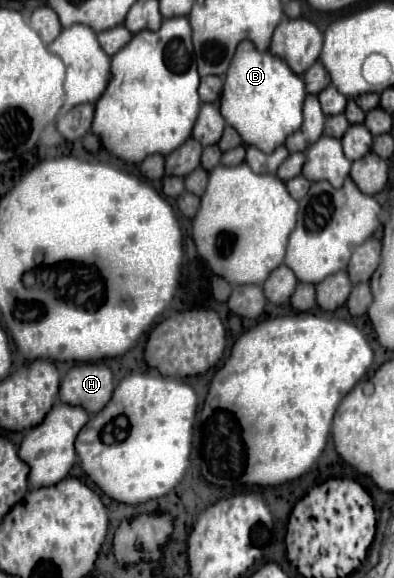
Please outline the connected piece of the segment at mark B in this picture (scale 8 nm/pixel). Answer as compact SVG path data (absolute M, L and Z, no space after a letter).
M241 42L225 76L221 114L225 122L239 132L245 144L261 148L263 152L273 152L273 148L281 146L285 138L301 126L305 96L303 80L293 74L281 58L271 52L259 52L249 42Z

